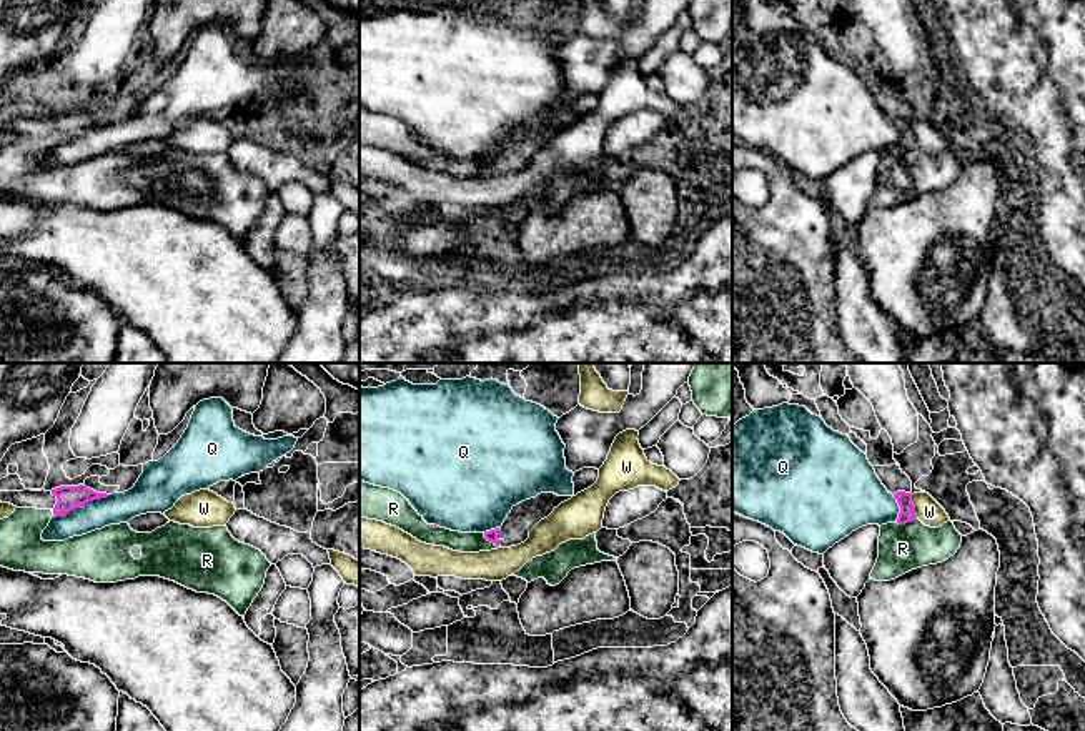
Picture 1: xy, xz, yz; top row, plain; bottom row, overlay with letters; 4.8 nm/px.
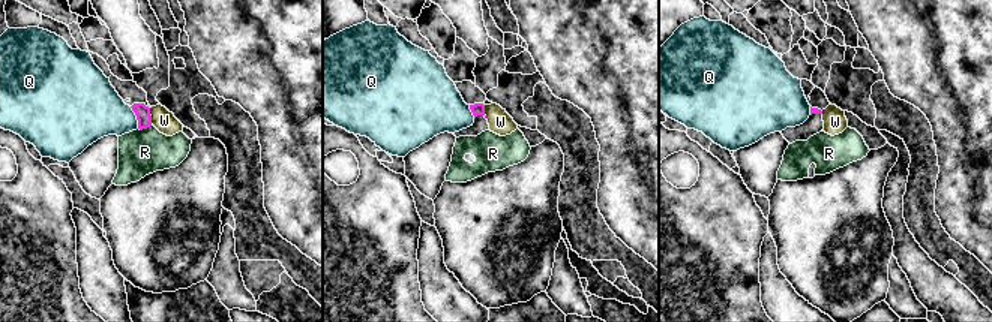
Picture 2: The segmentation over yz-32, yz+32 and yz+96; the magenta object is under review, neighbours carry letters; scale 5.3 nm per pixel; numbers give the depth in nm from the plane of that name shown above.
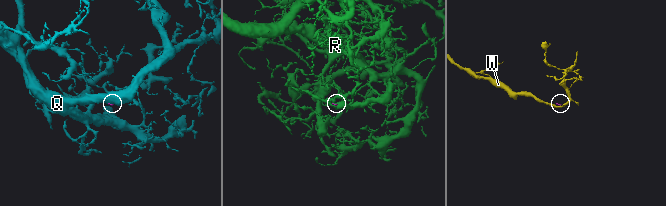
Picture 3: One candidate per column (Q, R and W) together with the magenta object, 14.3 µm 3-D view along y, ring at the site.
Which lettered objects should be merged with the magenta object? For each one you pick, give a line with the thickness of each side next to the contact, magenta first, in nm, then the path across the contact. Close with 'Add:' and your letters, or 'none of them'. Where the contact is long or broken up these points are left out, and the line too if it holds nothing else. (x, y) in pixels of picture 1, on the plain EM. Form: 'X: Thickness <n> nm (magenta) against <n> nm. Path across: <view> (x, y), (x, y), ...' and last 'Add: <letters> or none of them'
Add: none of them

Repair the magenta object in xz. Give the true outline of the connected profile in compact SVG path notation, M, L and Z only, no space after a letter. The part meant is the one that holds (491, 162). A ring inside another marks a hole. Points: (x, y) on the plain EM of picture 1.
M541 120L513 133L501 155L484 160L484 165L496 173L511 175L524 170L529 158L544 145L547 145L561 130L572 123L557 123L554 120Z

